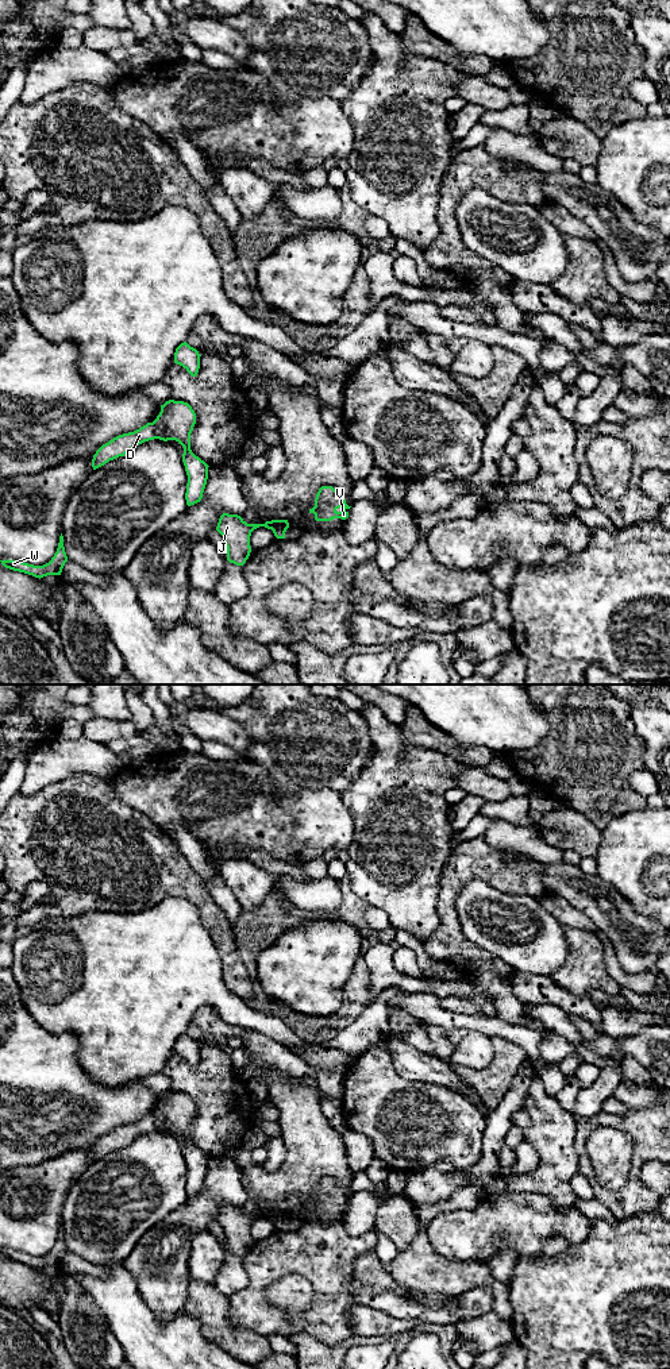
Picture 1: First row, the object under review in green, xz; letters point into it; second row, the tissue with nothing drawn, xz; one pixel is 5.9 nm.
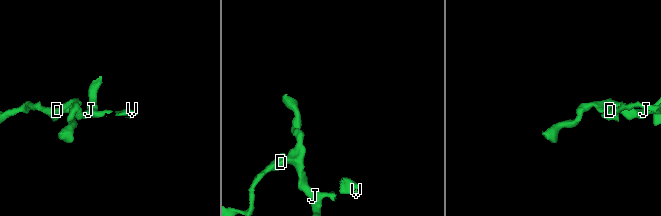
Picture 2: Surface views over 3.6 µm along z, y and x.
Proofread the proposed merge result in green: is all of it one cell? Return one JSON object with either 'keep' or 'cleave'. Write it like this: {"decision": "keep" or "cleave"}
{"decision": "cleave"}

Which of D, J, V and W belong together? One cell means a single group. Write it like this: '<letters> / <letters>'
D W / J V

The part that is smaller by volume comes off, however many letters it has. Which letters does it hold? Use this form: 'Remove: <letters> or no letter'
Remove: J, V

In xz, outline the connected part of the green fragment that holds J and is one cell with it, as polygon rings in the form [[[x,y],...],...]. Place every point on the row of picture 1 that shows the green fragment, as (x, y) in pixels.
[[[223,513],[219,518],[216,531],[223,536],[227,547],[227,560],[236,566],[243,566],[250,556],[250,536],[259,527],[272,529],[277,539],[285,539],[289,528],[288,520],[272,520],[265,524],[247,524],[238,514]]]

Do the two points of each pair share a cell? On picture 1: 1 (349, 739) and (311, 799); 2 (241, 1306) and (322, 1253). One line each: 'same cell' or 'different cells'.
1: different cells
2: same cell

